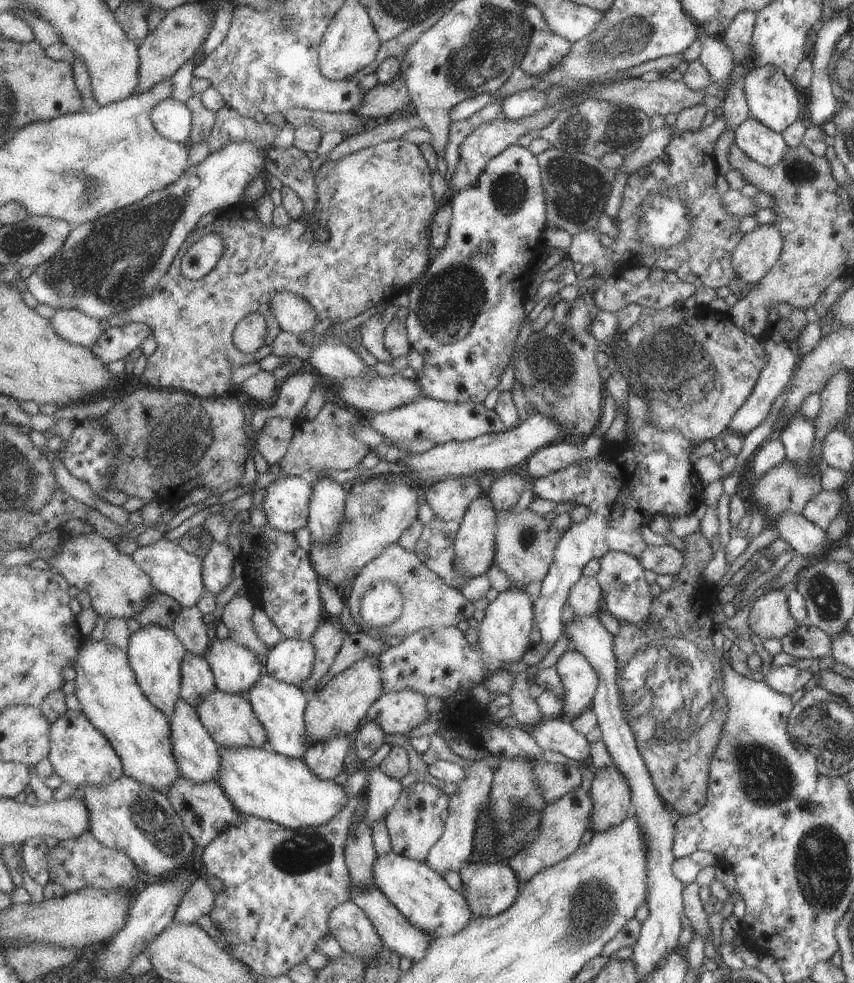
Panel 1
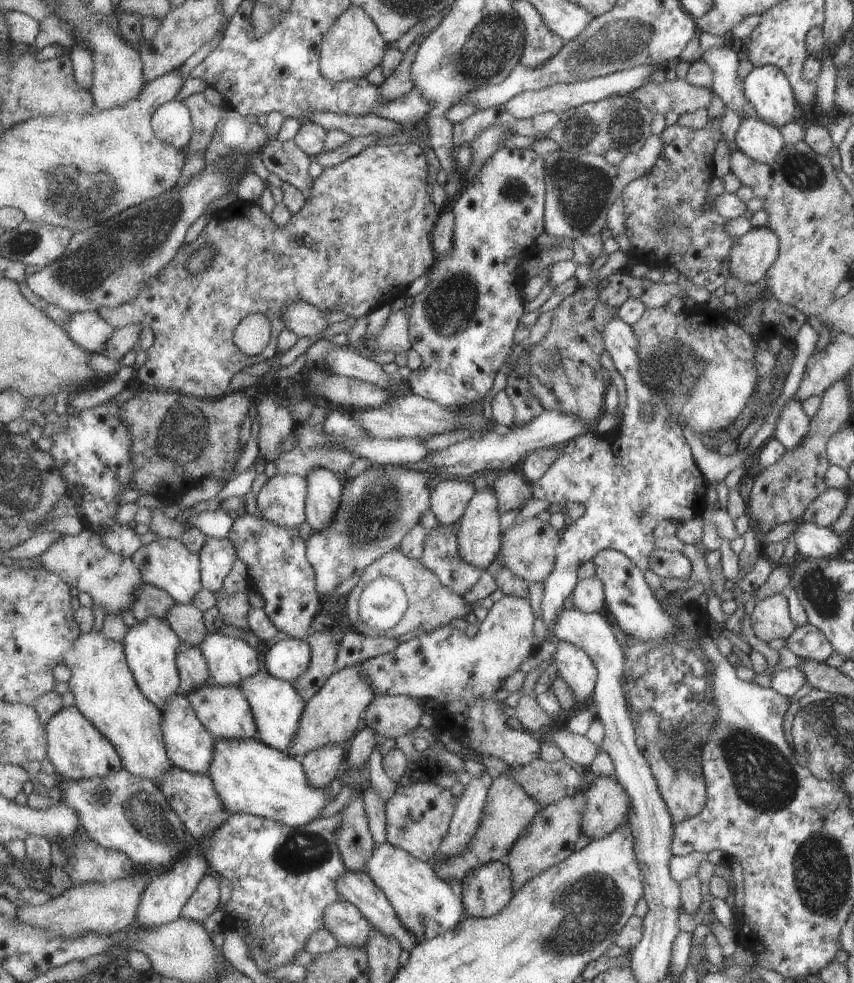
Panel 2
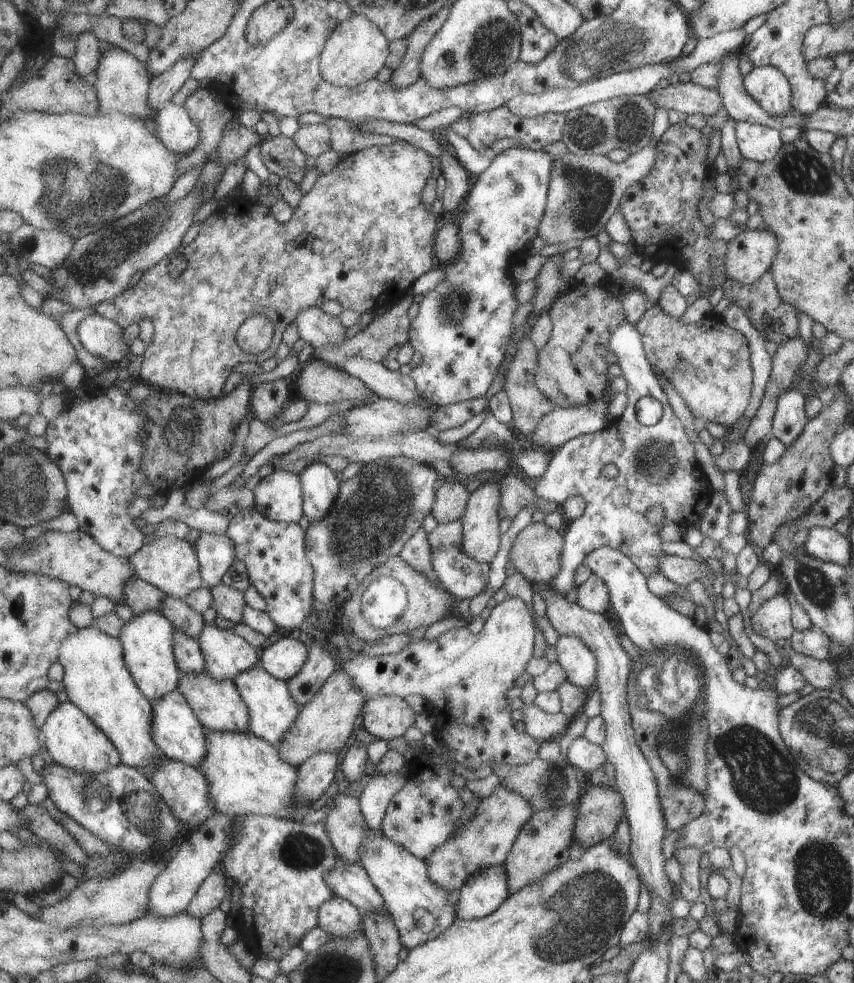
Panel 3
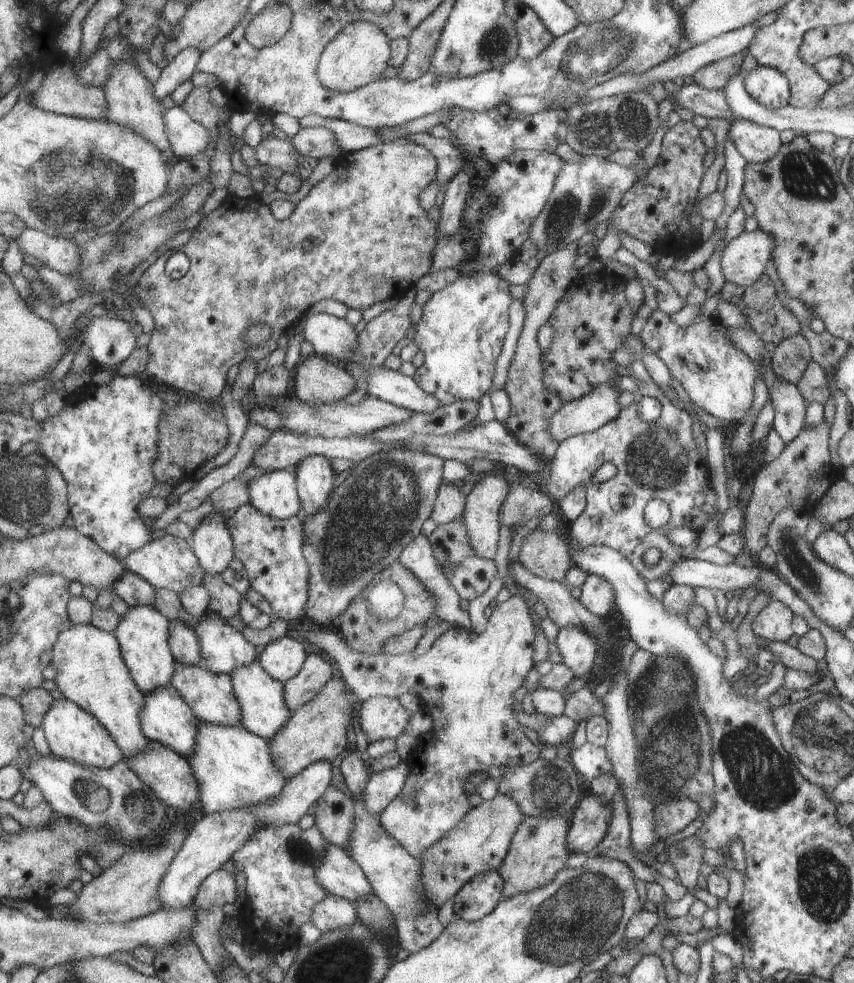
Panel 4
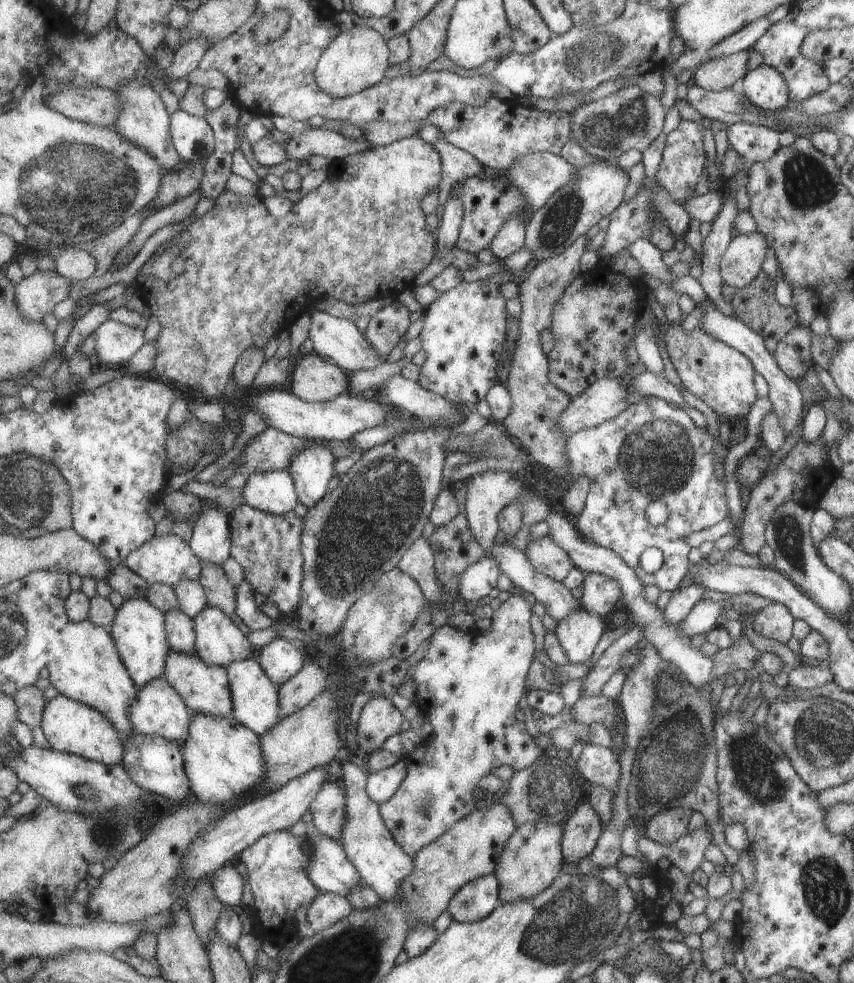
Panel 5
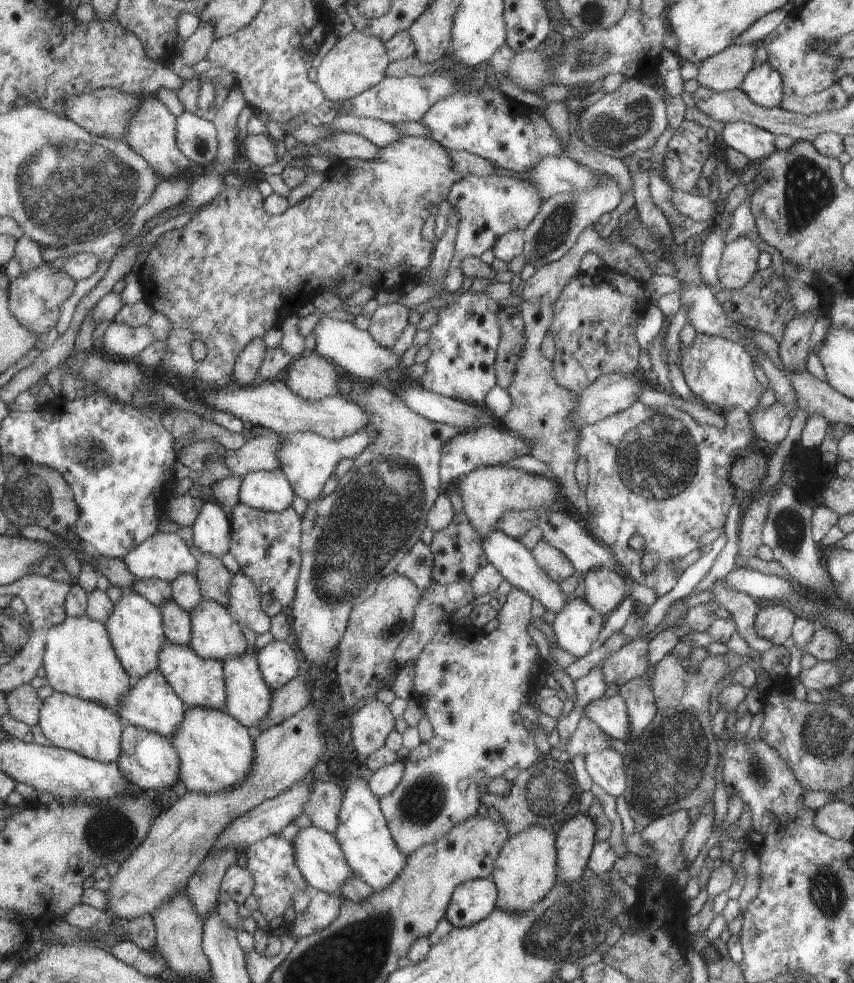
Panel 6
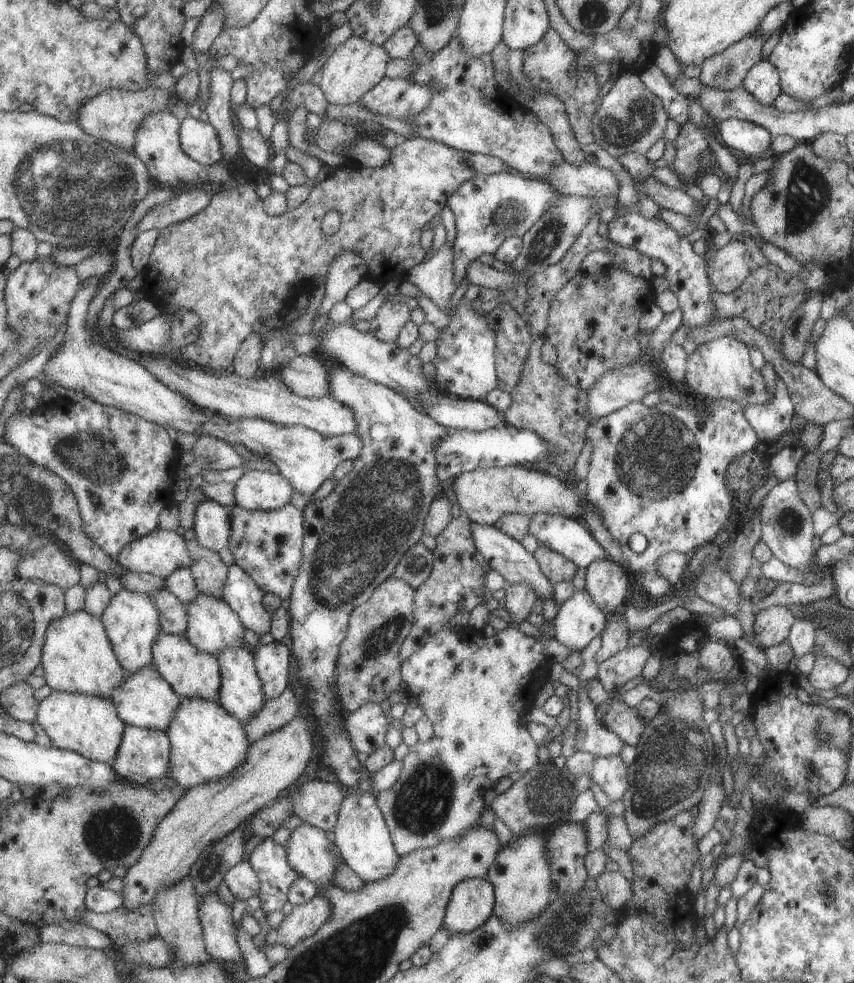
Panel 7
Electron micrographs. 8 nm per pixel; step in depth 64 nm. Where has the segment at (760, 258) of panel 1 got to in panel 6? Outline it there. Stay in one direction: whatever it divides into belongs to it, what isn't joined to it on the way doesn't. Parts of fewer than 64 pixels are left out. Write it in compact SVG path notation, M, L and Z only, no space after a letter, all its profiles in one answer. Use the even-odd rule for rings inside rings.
M745 235L726 244L717 268L720 288L742 288L757 271L756 263L761 253L758 246Z

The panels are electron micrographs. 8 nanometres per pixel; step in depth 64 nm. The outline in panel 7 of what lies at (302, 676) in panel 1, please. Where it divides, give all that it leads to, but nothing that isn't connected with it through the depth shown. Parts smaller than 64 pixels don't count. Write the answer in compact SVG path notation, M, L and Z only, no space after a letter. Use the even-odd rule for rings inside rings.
M276 640L256 649L256 668L267 699L278 698L288 686L290 660L290 650Z

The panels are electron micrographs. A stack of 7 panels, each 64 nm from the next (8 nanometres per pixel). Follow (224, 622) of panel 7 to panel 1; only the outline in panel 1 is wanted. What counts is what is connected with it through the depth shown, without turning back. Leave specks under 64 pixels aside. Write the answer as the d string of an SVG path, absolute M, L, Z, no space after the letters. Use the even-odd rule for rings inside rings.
M232 637L212 639L203 656L215 676L215 688L227 693L247 694L262 676L258 655Z

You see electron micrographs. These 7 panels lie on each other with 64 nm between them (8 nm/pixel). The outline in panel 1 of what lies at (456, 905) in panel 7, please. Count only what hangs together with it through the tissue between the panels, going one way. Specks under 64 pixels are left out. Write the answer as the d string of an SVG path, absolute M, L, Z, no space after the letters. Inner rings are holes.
M504 861L472 862L459 870L462 893L476 917L493 917L510 908L520 896L522 886L518 874Z

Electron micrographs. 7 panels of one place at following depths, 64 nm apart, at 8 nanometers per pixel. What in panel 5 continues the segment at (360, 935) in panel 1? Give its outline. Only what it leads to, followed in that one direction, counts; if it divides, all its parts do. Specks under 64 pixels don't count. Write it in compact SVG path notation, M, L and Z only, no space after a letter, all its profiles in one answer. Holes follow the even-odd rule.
M332 892L320 893L306 908L307 921L316 933L346 918L353 905L346 896Z

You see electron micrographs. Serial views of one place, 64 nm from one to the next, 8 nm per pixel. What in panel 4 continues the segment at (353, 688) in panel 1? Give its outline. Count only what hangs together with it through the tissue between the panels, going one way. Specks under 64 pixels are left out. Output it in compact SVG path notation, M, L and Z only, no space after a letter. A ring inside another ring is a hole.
M330 679L312 702L293 712L291 718L272 736L268 743L272 760L286 779L295 777L319 760L334 761L347 750L346 731L350 719L352 721L350 714L355 711L356 705L348 702L344 686L346 684L340 680Z

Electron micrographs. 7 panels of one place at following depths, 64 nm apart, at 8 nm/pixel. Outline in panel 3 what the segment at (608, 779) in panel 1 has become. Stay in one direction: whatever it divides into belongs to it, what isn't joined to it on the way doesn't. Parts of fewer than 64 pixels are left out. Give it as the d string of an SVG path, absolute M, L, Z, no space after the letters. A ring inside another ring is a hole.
M586 783L578 801L575 842L587 849L608 840L624 814L618 790Z

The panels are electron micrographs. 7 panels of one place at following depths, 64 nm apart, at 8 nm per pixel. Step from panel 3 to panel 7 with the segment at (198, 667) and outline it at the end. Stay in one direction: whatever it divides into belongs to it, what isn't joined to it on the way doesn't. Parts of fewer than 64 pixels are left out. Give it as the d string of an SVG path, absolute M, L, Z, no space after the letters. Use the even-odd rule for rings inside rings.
M167 587L153 594L155 607L159 609L161 630L168 634L184 635L187 630L186 604Z

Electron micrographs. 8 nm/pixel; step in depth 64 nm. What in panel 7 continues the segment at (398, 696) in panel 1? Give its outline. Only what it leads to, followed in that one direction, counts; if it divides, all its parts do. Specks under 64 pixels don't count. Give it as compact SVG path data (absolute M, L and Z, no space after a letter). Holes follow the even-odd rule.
M366 703L345 717L345 725L358 755L364 758L385 743L390 720L379 704Z

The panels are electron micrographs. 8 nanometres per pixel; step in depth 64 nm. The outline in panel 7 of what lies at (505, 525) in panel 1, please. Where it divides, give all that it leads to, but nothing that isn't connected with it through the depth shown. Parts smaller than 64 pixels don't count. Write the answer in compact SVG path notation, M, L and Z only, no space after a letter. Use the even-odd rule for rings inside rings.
M540 545L533 555L540 570L549 578L552 585L562 581L572 581L574 578L578 566L568 560L568 557L544 545Z

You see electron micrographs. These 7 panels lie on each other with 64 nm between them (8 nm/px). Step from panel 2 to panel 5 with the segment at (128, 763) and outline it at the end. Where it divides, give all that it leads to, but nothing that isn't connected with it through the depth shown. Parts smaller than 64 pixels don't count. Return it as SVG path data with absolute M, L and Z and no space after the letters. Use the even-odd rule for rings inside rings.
M92 619L85 621L70 621L61 631L53 635L52 646L47 652L47 663L50 670L50 680L53 686L62 694L74 700L99 708L119 728L124 742L135 734L135 726L131 719L131 708L136 702L138 685L124 662L119 644L110 629L94 624Z

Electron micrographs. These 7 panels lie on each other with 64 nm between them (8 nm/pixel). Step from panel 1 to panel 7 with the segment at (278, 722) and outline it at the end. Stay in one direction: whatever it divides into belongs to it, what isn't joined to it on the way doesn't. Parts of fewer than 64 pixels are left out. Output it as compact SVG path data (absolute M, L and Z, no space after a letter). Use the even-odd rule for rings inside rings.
M242 646L227 648L217 657L222 669L218 702L241 722L251 719L267 700L258 669L254 668L254 656Z

